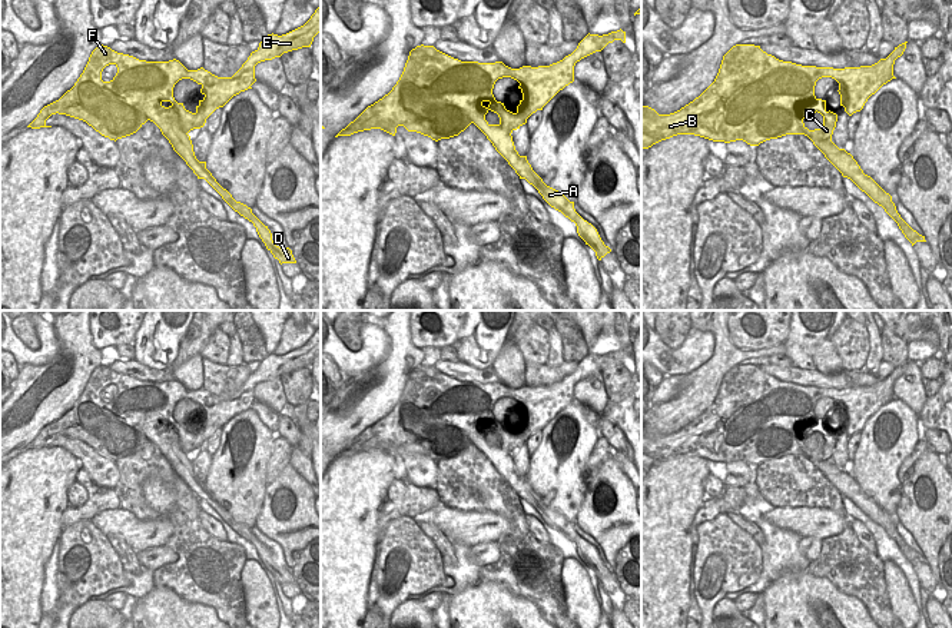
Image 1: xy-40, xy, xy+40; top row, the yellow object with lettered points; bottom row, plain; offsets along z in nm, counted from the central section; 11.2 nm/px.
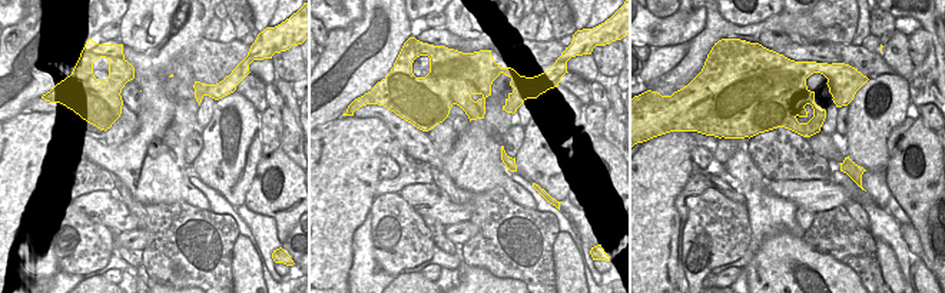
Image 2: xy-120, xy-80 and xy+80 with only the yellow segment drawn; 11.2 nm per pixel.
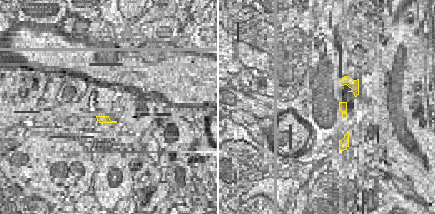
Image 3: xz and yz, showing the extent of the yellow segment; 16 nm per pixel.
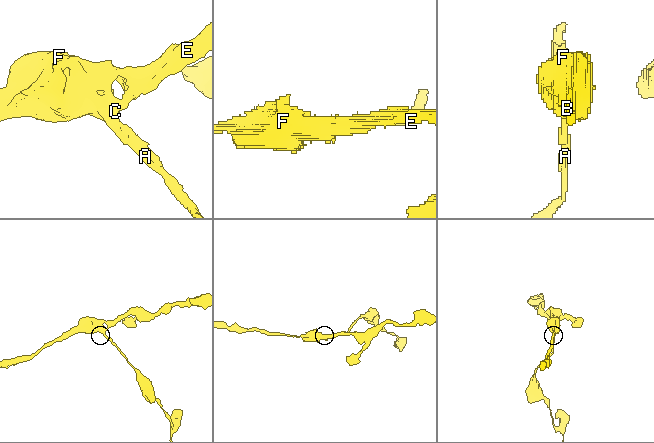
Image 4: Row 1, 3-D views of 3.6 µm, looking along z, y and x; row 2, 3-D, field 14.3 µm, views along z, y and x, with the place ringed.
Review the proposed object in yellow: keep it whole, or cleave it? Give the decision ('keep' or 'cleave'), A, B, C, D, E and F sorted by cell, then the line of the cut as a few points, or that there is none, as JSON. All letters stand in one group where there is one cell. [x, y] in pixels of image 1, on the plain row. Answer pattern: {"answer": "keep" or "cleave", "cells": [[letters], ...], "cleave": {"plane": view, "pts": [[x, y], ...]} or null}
{"answer": "cleave", "cells": [["A", "D"], ["B", "C", "E", "F"]], "cleave": {"plane": "xy+40", "pts": [[841, 469], [825, 477]]}}

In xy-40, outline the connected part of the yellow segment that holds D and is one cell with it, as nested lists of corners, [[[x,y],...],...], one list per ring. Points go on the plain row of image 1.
[[[195,475],[183,476],[183,481],[193,491],[198,499],[205,499],[235,532],[253,544],[266,569],[279,581],[281,585],[296,584],[289,568],[279,568],[273,564],[271,551],[252,534],[252,529],[236,522],[232,515],[216,502],[212,494],[206,489],[206,482],[199,482]]]

